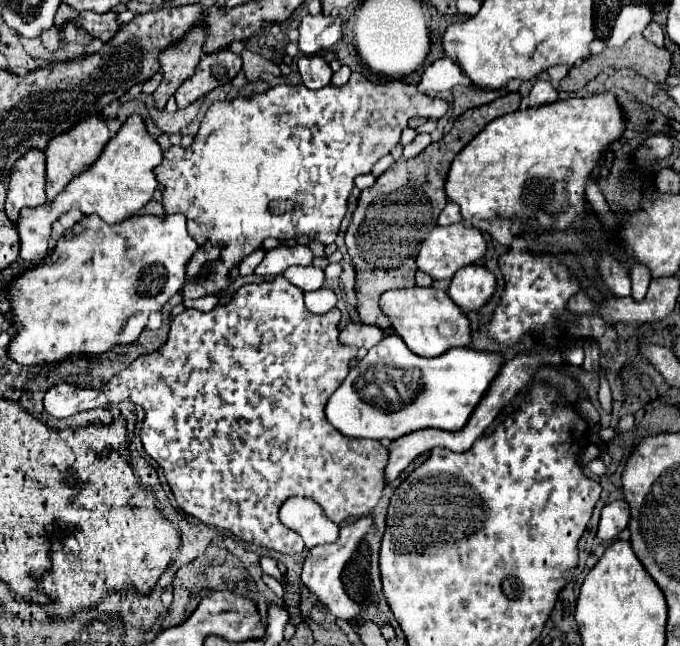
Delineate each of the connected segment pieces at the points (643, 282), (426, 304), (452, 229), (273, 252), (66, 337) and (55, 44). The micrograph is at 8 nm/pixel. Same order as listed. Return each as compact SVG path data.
M633 262L629 266L629 278L631 278L631 284L633 284L633 298L635 300L643 300L645 294L647 294L647 288L649 288L649 282L651 282L651 272L645 264L639 264L639 262Z
M419 286L403 288L403 290L387 290L381 296L379 306L383 314L391 320L393 330L417 356L433 358L447 352L449 348L467 346L471 342L469 318L461 312L459 306L455 306L455 302L451 302L447 292L443 290L419 288Z
M463 222L445 226L445 228L437 226L427 236L427 240L421 244L421 252L417 256L417 266L419 266L419 270L427 272L433 280L451 280L457 270L481 260L485 256L485 250L487 250L487 242L477 228L467 226Z
M277 246L267 250L263 262L257 266L255 274L257 276L279 276L283 274L289 266L307 266L313 260L313 252L303 246Z
M97 214L83 216L81 222L57 240L51 254L9 282L9 322L15 334L9 342L7 356L21 366L55 368L71 356L89 358L117 344L133 344L147 326L149 314L161 310L165 302L183 288L185 264L197 248L197 242L185 230L183 214L135 214L119 224L105 224Z
M51 26L49 30L45 30L45 32L41 34L41 42L43 42L43 46L45 46L47 50L51 50L51 52L59 50L59 48L61 48L61 36L59 36L59 28L57 28L57 26Z

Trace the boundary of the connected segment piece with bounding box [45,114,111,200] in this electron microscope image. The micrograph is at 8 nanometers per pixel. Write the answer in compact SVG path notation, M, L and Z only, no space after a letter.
M93 114L85 120L81 120L79 124L75 124L71 130L51 138L47 148L45 148L45 156L47 156L47 200L55 198L55 194L59 194L75 174L83 172L83 168L93 164L95 158L99 158L103 146L109 142L109 138L111 138L111 134L107 128L107 120L101 114Z

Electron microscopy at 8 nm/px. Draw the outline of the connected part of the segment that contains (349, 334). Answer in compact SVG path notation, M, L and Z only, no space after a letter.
M349 322L341 330L339 340L341 340L341 344L369 350L375 344L379 344L383 340L383 336L385 336L383 330L377 328L377 326L369 326L369 324L363 324L363 322Z

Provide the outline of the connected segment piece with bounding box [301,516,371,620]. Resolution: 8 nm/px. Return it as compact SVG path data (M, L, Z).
M365 516L365 518L359 518L351 524L345 524L341 528L341 534L339 534L339 540L333 542L333 544L323 544L323 546L315 546L309 550L309 556L305 558L305 564L303 564L303 572L301 572L301 580L303 584L307 586L307 590L319 600L319 604L323 604L335 618L343 618L343 620L351 620L351 618L357 618L361 614L361 606L357 606L343 590L341 586L341 572L347 564L347 560L351 558L351 554L357 550L359 546L359 540L365 536L365 532L371 528L371 518Z

